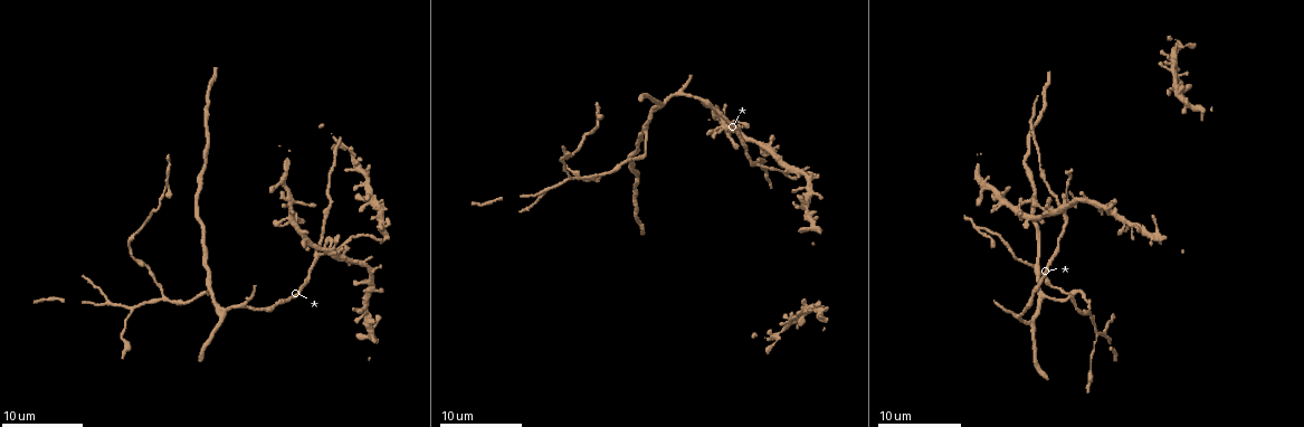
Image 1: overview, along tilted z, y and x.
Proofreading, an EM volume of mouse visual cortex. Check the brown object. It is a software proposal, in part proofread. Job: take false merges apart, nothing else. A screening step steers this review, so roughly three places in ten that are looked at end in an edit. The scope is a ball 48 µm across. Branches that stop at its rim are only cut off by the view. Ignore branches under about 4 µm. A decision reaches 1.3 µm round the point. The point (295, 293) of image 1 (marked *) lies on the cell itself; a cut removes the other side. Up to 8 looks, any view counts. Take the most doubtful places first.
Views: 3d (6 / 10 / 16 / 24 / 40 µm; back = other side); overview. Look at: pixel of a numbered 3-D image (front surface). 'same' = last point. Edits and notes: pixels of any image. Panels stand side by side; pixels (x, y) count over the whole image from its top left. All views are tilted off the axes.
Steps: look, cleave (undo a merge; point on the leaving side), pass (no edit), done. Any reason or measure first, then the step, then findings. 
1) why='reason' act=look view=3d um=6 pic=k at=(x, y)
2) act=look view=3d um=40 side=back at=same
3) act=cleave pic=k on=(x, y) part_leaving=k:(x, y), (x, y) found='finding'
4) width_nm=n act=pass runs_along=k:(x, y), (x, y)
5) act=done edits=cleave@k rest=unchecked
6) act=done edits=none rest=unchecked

why='small branch off a trunk' act=look view=3d um=10 pic=1 at=(1096, 334)

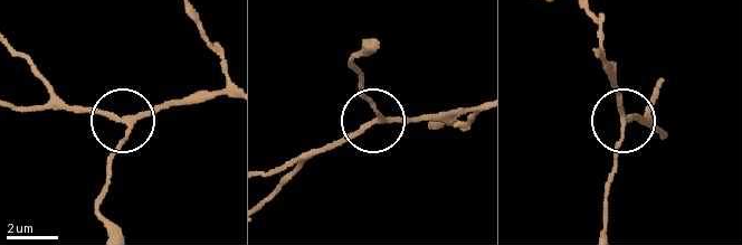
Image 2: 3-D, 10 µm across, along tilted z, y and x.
act=pass runs_along=2:(597, 55), (624, 121), (610, 181) found='all the same cell'

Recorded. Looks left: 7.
why='arms part here' act=look view=3d um=6 pic=1 at=(164, 298)

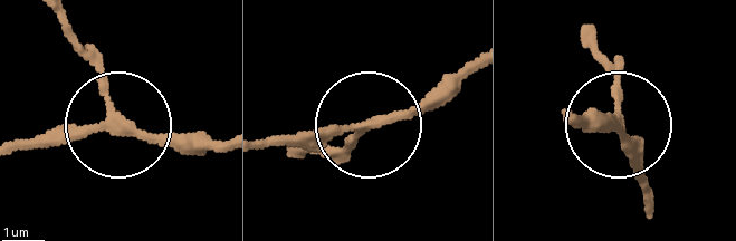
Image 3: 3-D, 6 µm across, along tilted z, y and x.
act=look view=3d um=6 side=back pic=3 at=(113, 115)

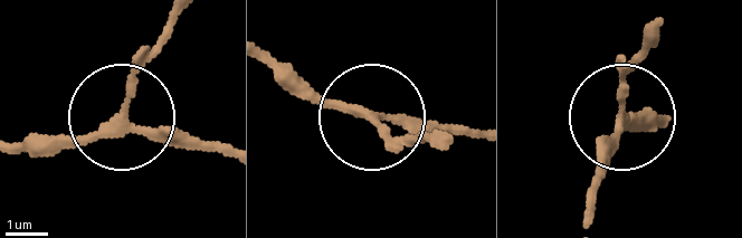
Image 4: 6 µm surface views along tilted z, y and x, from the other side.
act=pass runs_along=4:(16, 143), (59, 145), (124, 118), (168, 137), (221, 141) found='one cell here'

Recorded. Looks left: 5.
why='branch point' act=look view=3d um=10 pic=1 at=(315, 252)

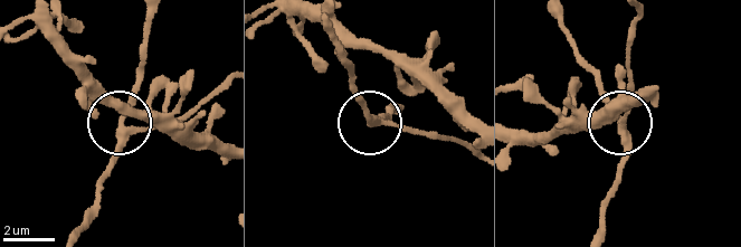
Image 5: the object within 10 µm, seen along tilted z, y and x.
arms=3 act=pass runs_along=5:(76, 227), (111, 170), (117, 125), (143, 49) found='all the same cell'

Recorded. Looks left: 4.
why='three arms meet' act=look view=3d um=6 pic=1 at=(1044, 297)

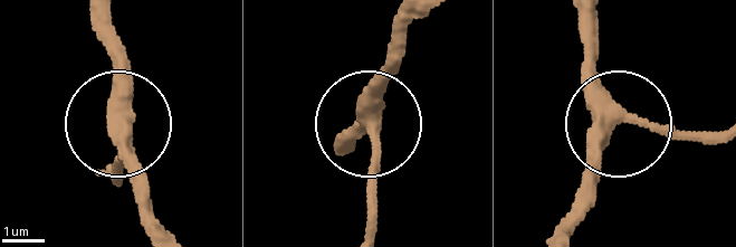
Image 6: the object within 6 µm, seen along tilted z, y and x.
act=look view=3d um=6 side=back pic=6 at=(621, 117)

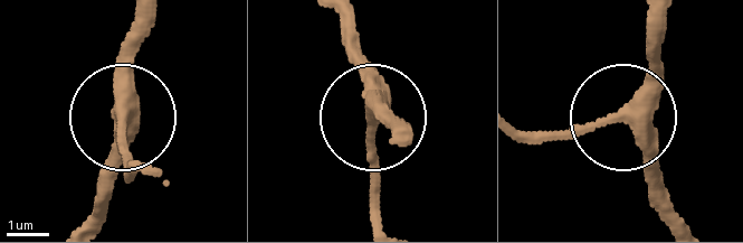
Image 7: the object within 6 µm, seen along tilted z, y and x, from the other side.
act=pass runs_along=7:(673, 218), (631, 112), (657, 35) found='all the same cell'

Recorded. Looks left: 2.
act=done edits=none rest=unchecked

